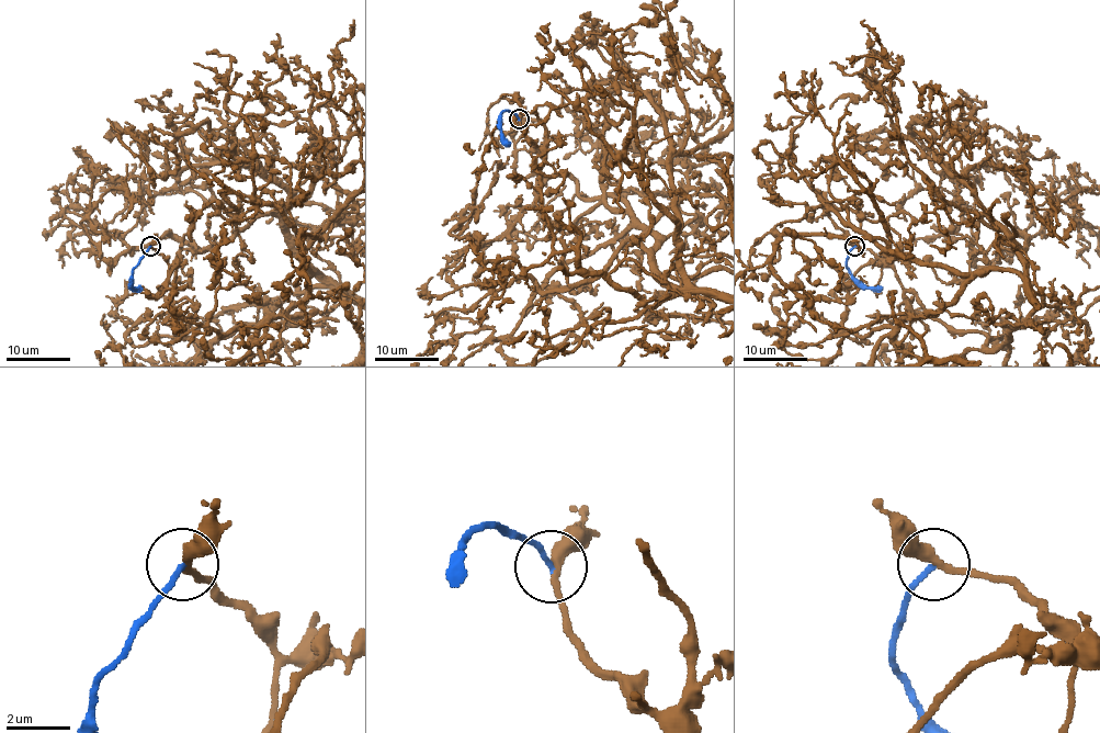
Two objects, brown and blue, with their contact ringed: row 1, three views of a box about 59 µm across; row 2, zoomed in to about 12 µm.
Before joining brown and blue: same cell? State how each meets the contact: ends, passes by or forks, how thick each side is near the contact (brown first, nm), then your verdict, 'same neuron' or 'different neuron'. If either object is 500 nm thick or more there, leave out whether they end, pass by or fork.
brown passes by; blue ends there; 320 nm thick on the brown side, 150 nm on the other; different neuron

